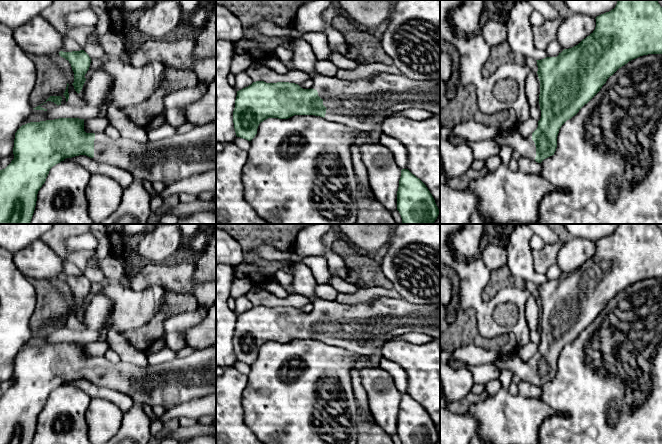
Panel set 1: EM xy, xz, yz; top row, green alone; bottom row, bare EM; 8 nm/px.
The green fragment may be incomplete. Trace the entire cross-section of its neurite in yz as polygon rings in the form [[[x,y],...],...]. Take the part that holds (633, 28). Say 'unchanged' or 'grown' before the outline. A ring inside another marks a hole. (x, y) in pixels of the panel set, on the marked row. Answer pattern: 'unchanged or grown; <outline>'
grown; [[[618,0],[614,9],[597,16],[595,30],[578,45],[564,49],[557,57],[546,57],[537,61],[540,81],[539,105],[541,118],[537,129],[528,137],[522,137],[518,130],[500,131],[494,138],[498,146],[510,146],[520,156],[541,163],[554,155],[557,136],[561,126],[587,104],[619,68],[629,61],[648,54],[662,54],[662,7],[657,0]]]

